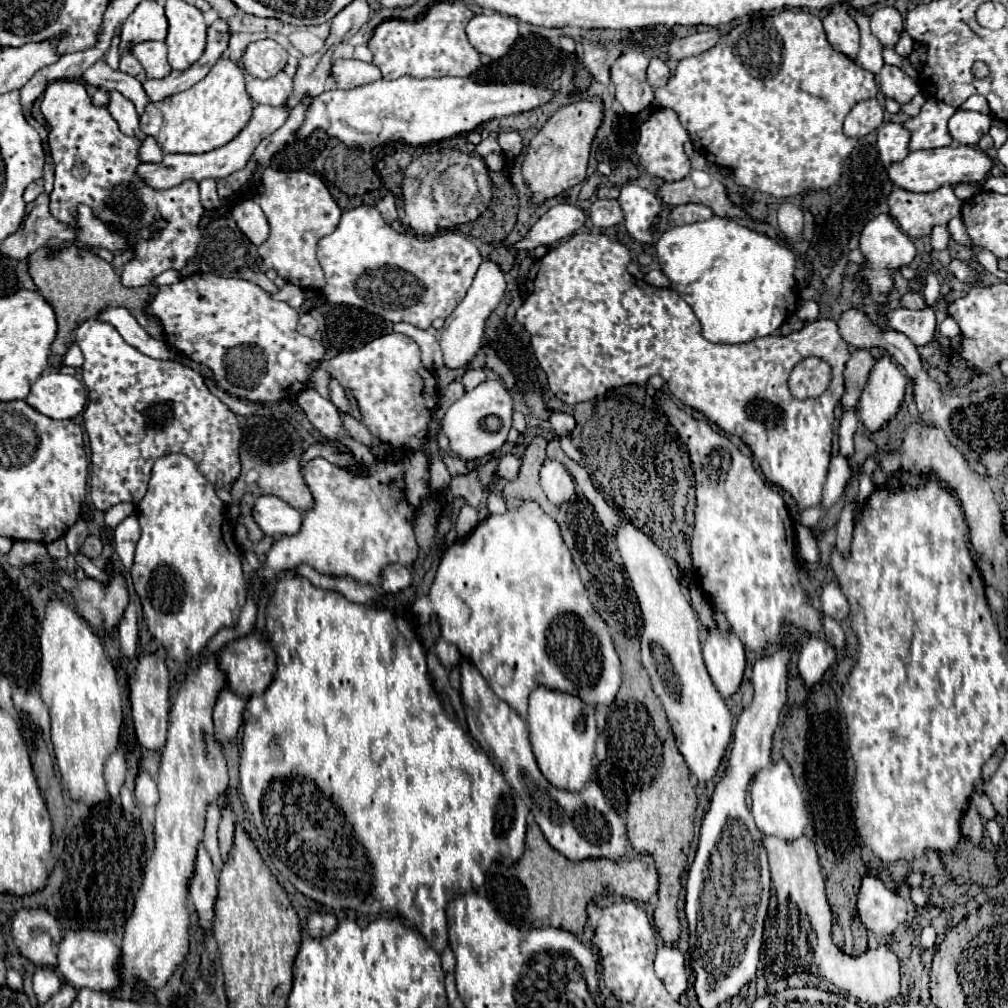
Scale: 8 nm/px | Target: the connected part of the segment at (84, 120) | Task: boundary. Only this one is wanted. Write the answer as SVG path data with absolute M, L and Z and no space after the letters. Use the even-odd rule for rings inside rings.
M54 81L48 85L42 97L42 113L48 125L52 125L48 145L56 163L54 189L50 193L52 217L72 225L76 205L86 203L94 209L96 217L126 235L136 253L136 259L126 263L120 275L126 287L150 285L162 271L180 271L186 267L200 243L198 223L204 207L200 203L198 183L186 181L166 191L156 191L144 185L144 181L136 177L136 167L140 165L136 155L142 141L124 135L106 107L92 105L82 83ZM158 211L168 221L168 227L156 237L150 231L150 223L158 219Z

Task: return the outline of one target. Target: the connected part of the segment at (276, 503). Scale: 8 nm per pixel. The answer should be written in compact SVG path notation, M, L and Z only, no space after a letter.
M260 495L254 503L252 517L256 525L264 531L264 535L270 537L282 537L282 535L294 535L300 531L300 511L290 507L286 501L274 497L274 495Z

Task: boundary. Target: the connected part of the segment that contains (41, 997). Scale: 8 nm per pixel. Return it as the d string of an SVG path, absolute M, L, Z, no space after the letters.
M36 967L34 971L34 993L38 999L38 1005L44 1005L56 991L60 991L62 979L56 971L50 967Z

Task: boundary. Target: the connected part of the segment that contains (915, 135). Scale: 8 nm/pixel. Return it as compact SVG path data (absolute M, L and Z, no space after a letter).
M928 99L920 111L918 117L912 117L904 123L904 127L908 127L912 131L912 139L910 139L910 151L918 151L918 149L934 149L934 147L946 147L952 145L952 137L946 129L948 119L952 117L956 109L936 101L936 99Z

